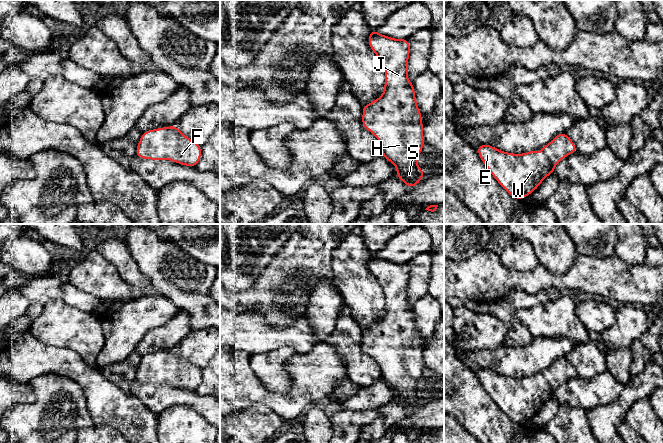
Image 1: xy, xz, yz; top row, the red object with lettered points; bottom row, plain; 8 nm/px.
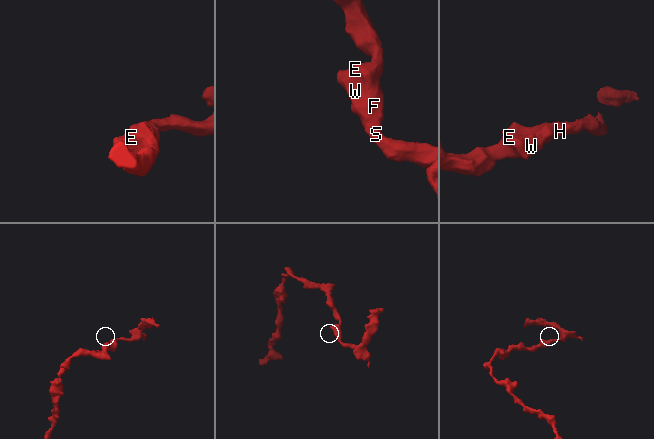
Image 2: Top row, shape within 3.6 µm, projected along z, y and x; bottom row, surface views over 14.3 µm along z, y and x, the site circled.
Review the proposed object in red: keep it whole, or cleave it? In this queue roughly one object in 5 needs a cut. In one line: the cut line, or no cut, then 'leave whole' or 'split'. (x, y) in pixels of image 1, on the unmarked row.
no cut | leave whole

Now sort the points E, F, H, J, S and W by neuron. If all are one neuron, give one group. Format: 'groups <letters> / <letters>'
groups E F H J S W

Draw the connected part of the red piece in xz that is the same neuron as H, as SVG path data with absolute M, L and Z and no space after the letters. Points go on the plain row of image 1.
M372 253L369 258L368 268L384 291L385 309L383 318L379 322L363 330L362 349L378 363L381 379L396 391L398 403L412 412L425 399L425 395L417 388L425 364L414 308L408 304L410 268L408 263L394 263L377 257L375 253Z

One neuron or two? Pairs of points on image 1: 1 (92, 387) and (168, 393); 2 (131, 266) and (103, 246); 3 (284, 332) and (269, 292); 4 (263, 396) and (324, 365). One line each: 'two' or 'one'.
1: two
2: one
3: two
4: one

